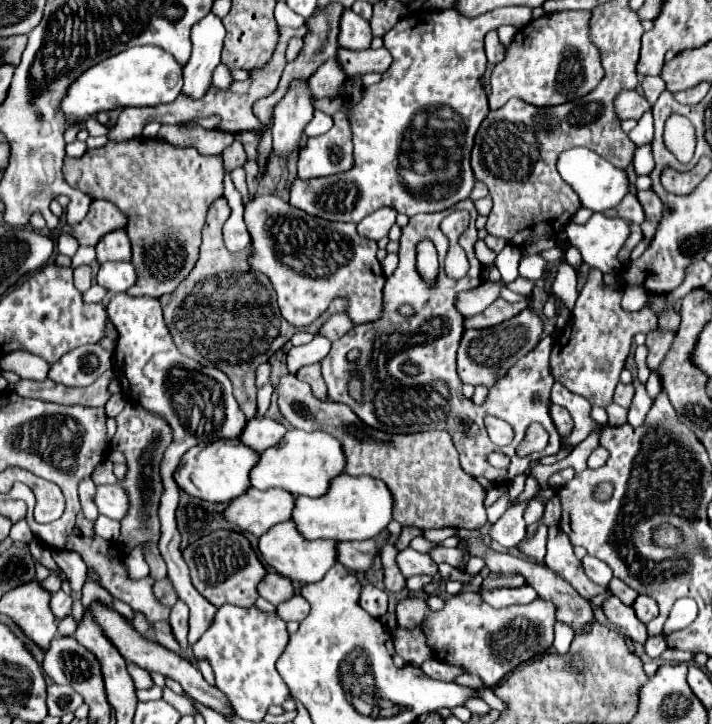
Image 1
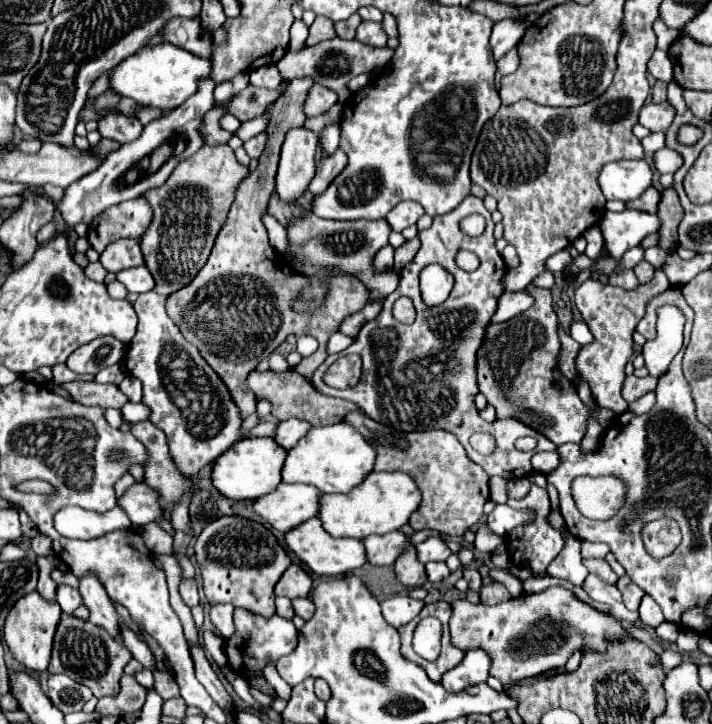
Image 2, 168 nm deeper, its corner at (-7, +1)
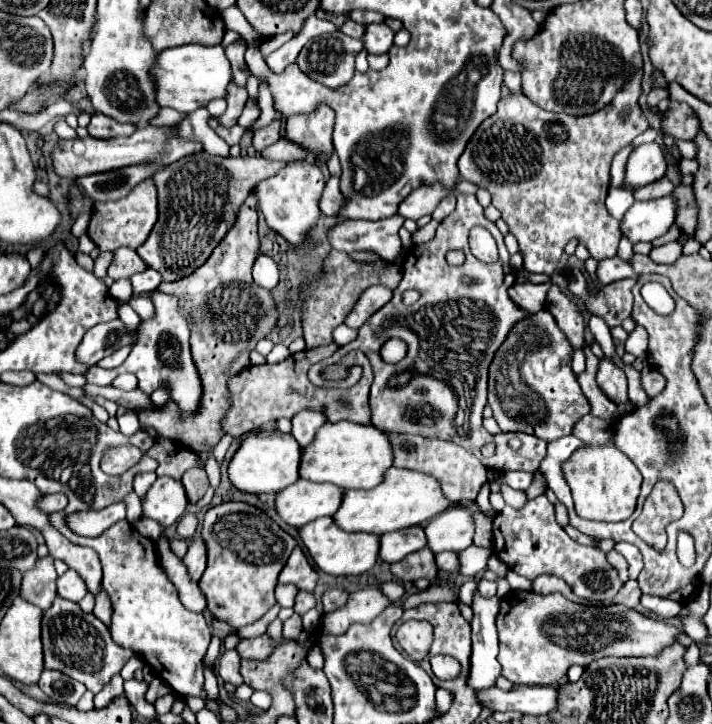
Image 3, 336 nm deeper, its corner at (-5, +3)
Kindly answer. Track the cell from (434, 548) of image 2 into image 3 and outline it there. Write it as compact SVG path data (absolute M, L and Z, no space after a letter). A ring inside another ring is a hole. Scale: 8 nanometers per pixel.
M453 505L437 515L427 527L427 545L433 553L463 551L473 543L475 521L467 505Z

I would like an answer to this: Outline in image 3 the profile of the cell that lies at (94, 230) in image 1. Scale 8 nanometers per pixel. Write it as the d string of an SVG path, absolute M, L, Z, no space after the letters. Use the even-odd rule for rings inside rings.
M153 179L141 181L135 185L135 189L119 199L119 201L107 201L107 203L95 203L93 205L93 219L89 225L89 237L101 251L115 251L119 247L131 247L137 249L151 233L155 221L157 221L157 189Z

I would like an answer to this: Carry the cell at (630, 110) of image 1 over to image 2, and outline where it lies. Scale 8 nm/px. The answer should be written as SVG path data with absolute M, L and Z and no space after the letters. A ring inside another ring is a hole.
M667 101L665 103L645 103L641 107L639 123L647 127L649 131L665 133L673 121L673 115L675 115L675 109Z

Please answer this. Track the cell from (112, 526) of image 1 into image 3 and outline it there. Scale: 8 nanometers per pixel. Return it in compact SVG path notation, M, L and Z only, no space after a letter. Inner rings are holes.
M115 503L103 511L83 511L83 513L75 513L71 517L67 517L69 527L85 537L95 537L101 531L105 531L107 527L111 527L111 523L117 523L121 519L125 519L125 503Z

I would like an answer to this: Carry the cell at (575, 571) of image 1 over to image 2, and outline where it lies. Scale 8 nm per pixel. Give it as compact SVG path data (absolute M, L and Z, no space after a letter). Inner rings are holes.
M583 559L583 565L585 565L591 573L599 575L605 583L615 583L615 581L617 581L617 575L611 571L611 567L609 567L603 559Z

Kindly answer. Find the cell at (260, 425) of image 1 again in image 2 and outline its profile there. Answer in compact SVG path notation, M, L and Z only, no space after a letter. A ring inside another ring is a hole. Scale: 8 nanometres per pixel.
M287 419L287 421L281 421L277 425L277 431L275 431L275 441L283 447L283 449L291 449L297 445L297 441L301 437L307 435L307 431L311 429L311 425L307 421L301 421L301 419Z

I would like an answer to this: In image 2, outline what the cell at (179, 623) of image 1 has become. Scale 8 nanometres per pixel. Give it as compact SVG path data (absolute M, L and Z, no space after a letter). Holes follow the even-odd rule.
M195 579L183 581L181 587L179 587L179 591L181 591L181 597L183 597L183 601L185 601L187 607L193 609L193 607L199 605L199 593L197 593L197 581Z

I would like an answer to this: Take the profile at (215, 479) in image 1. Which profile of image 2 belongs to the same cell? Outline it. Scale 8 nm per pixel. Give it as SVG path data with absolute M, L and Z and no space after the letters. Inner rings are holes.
M273 437L241 439L229 451L225 451L211 469L211 483L227 499L257 499L273 491L281 483L281 467L285 461L285 449L273 441Z

